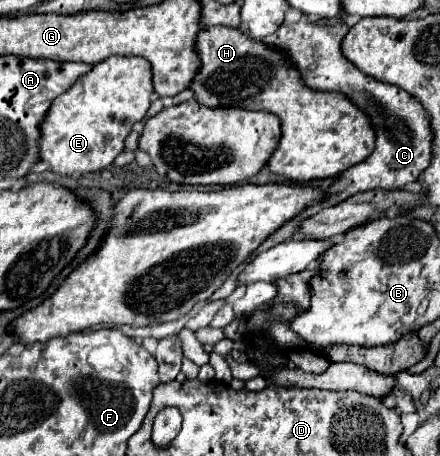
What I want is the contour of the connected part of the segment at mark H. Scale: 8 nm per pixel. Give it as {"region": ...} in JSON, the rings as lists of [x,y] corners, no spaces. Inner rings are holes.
{"region":[[[226,26],[204,28],[196,38],[196,54],[202,64],[188,86],[196,102],[208,108],[236,106],[264,110],[280,118],[282,138],[266,164],[268,172],[306,184],[336,178],[372,152],[376,136],[372,136],[372,126],[364,112],[348,104],[338,92],[306,92],[292,64],[274,48],[252,40],[246,32]]]}

